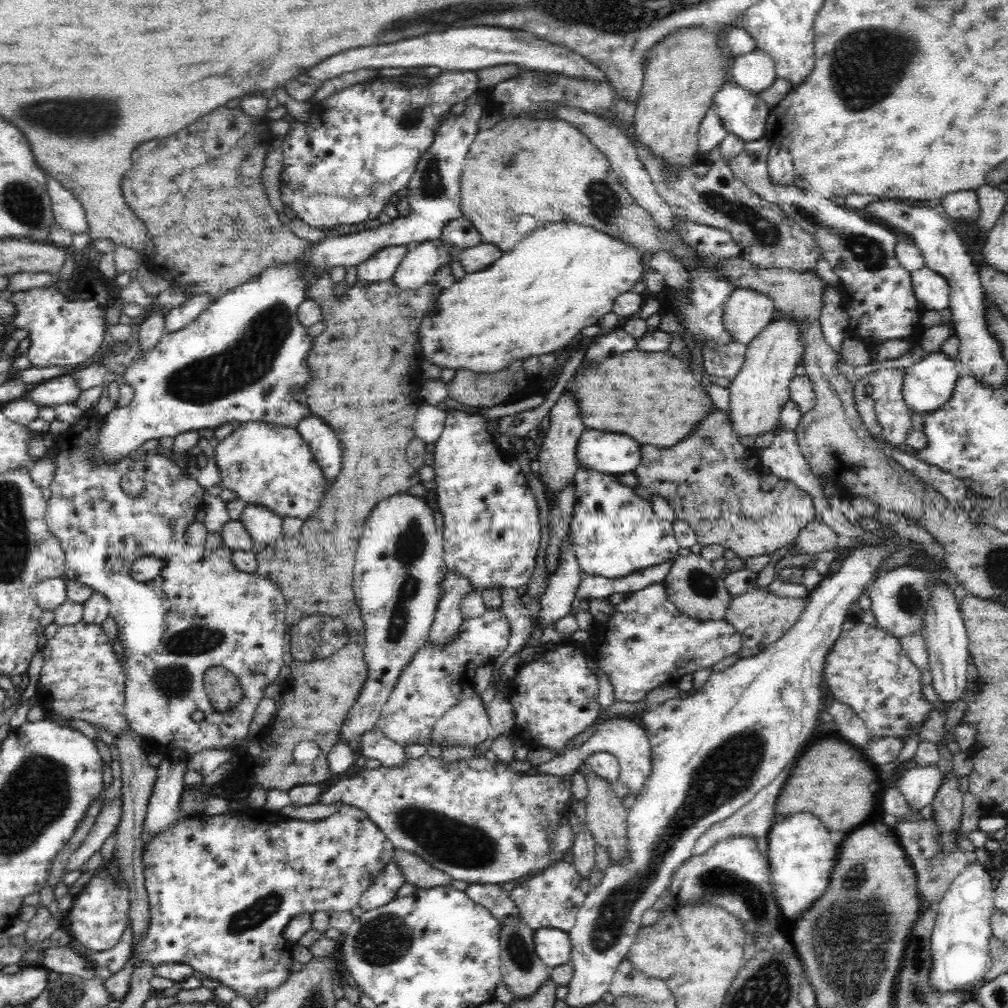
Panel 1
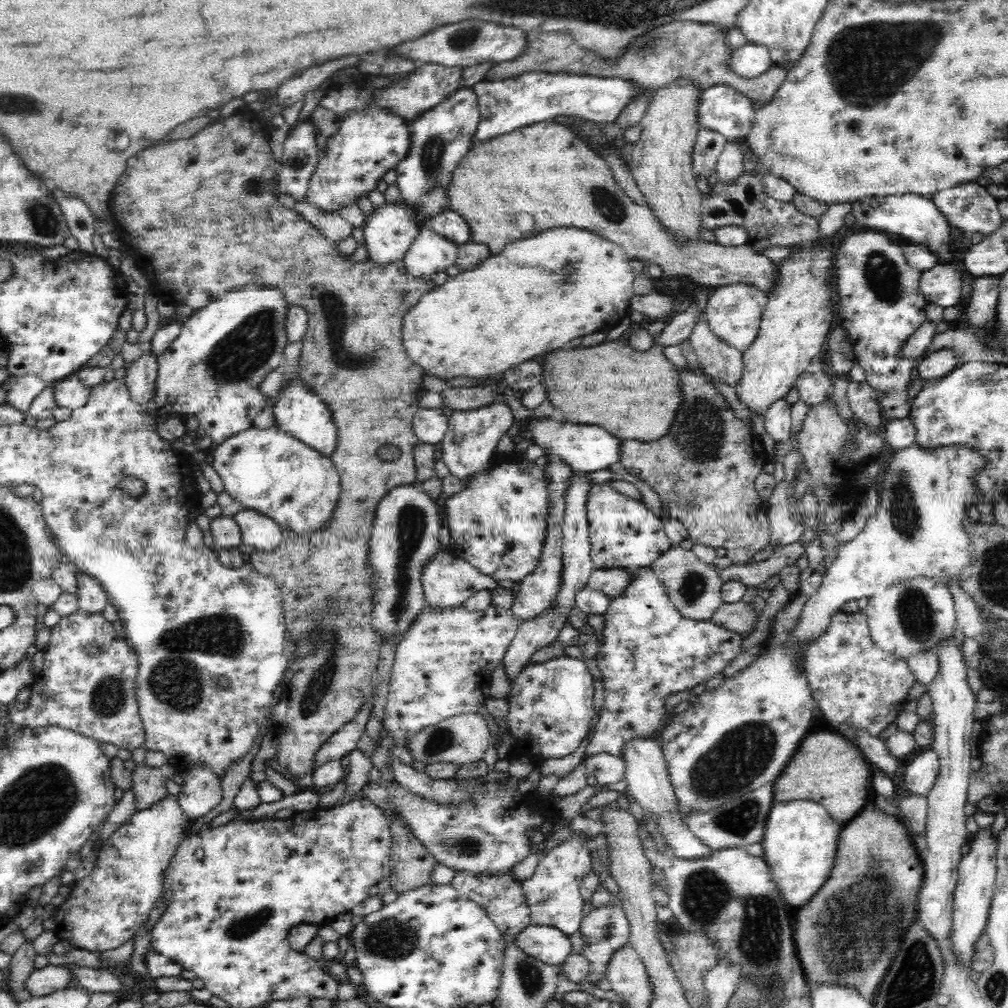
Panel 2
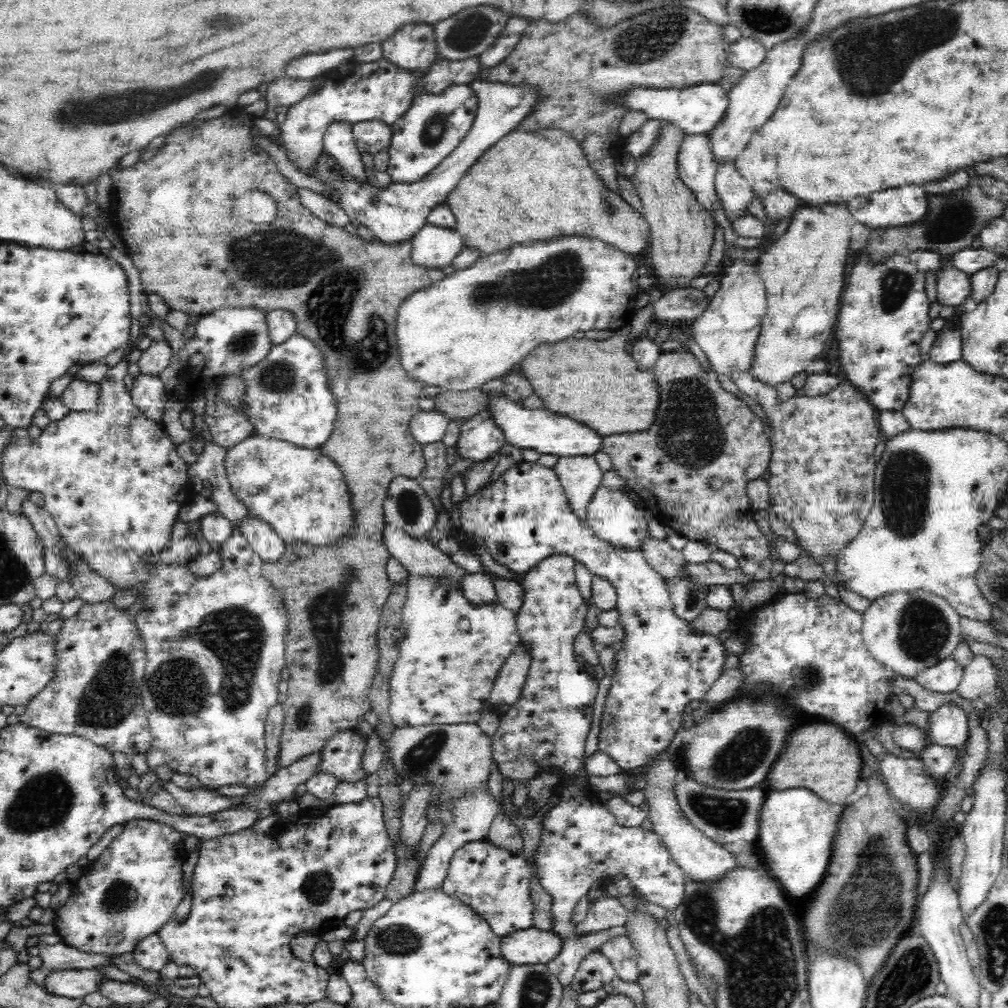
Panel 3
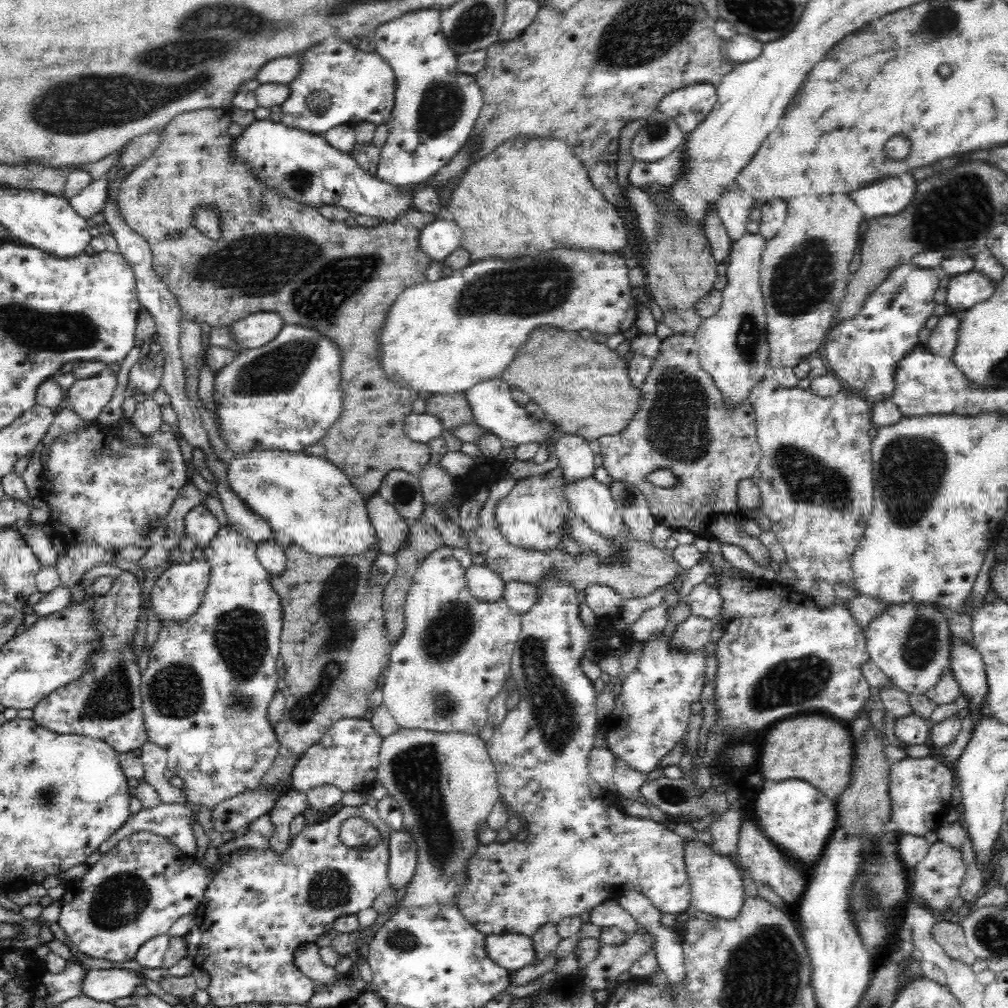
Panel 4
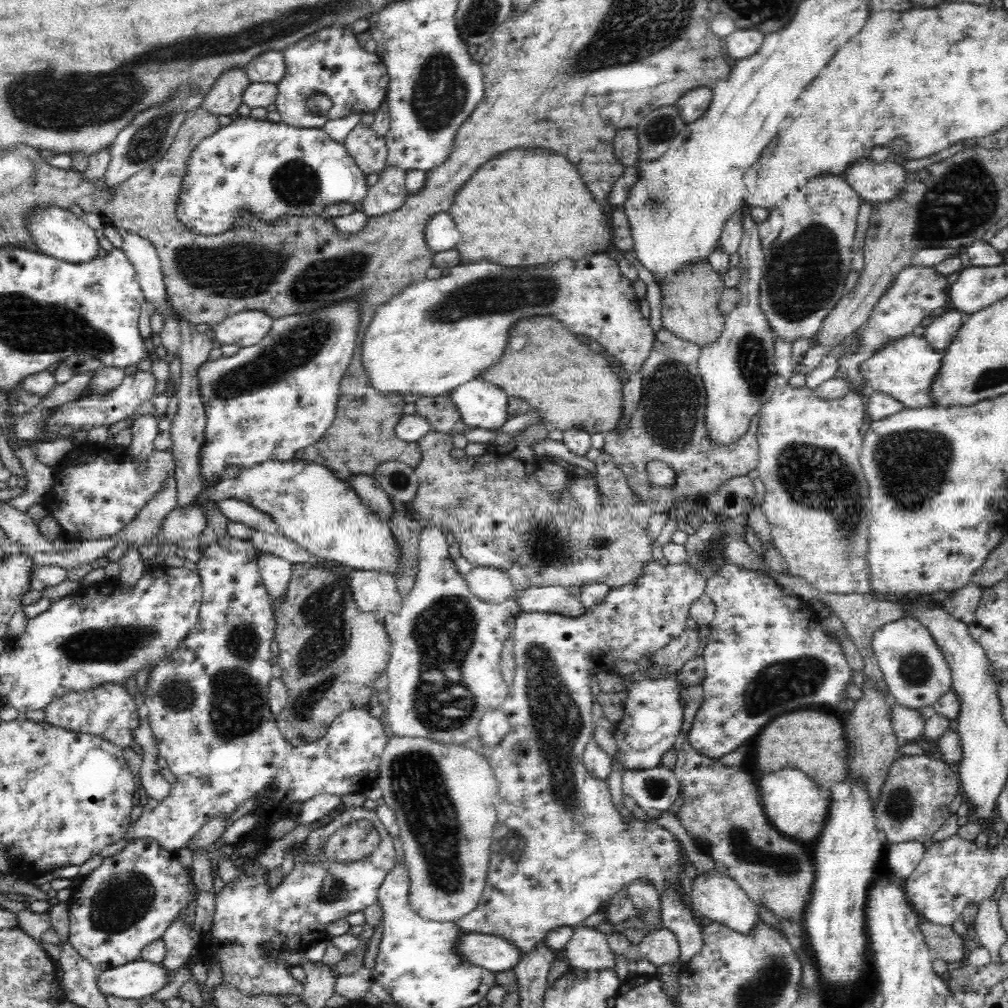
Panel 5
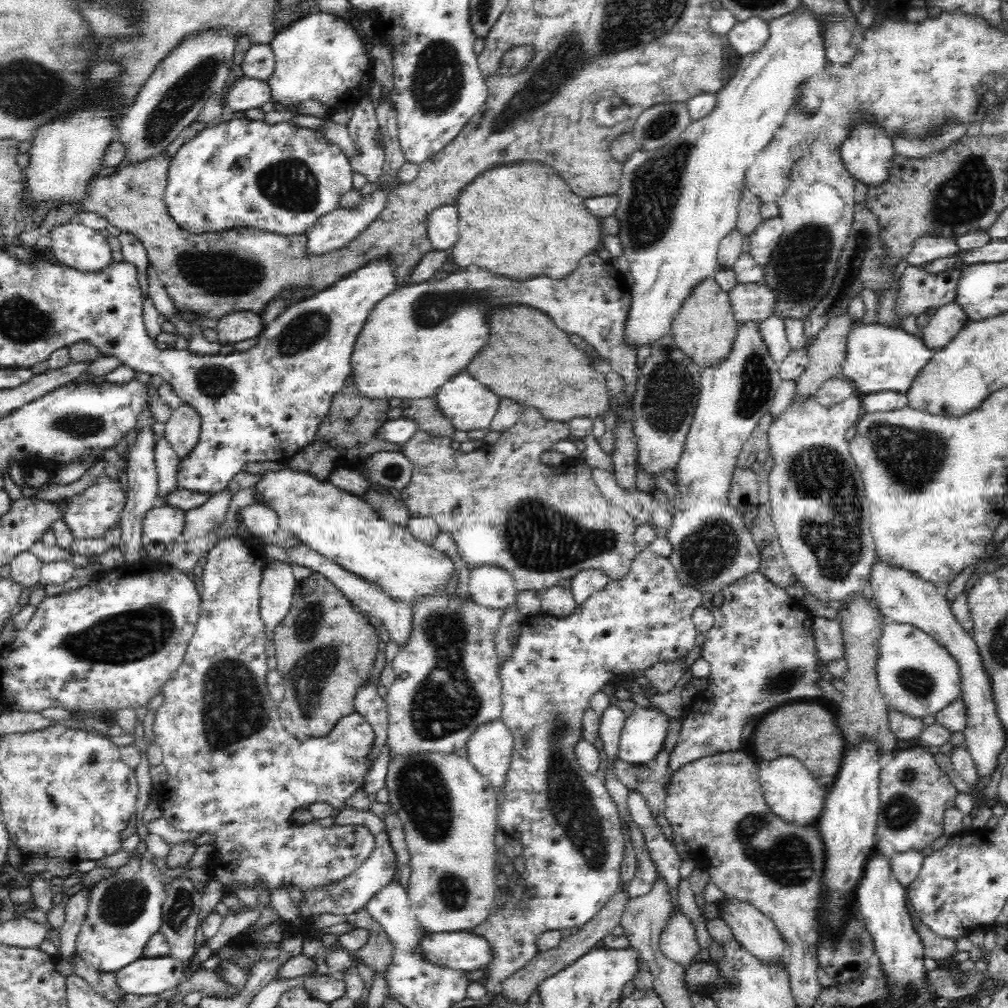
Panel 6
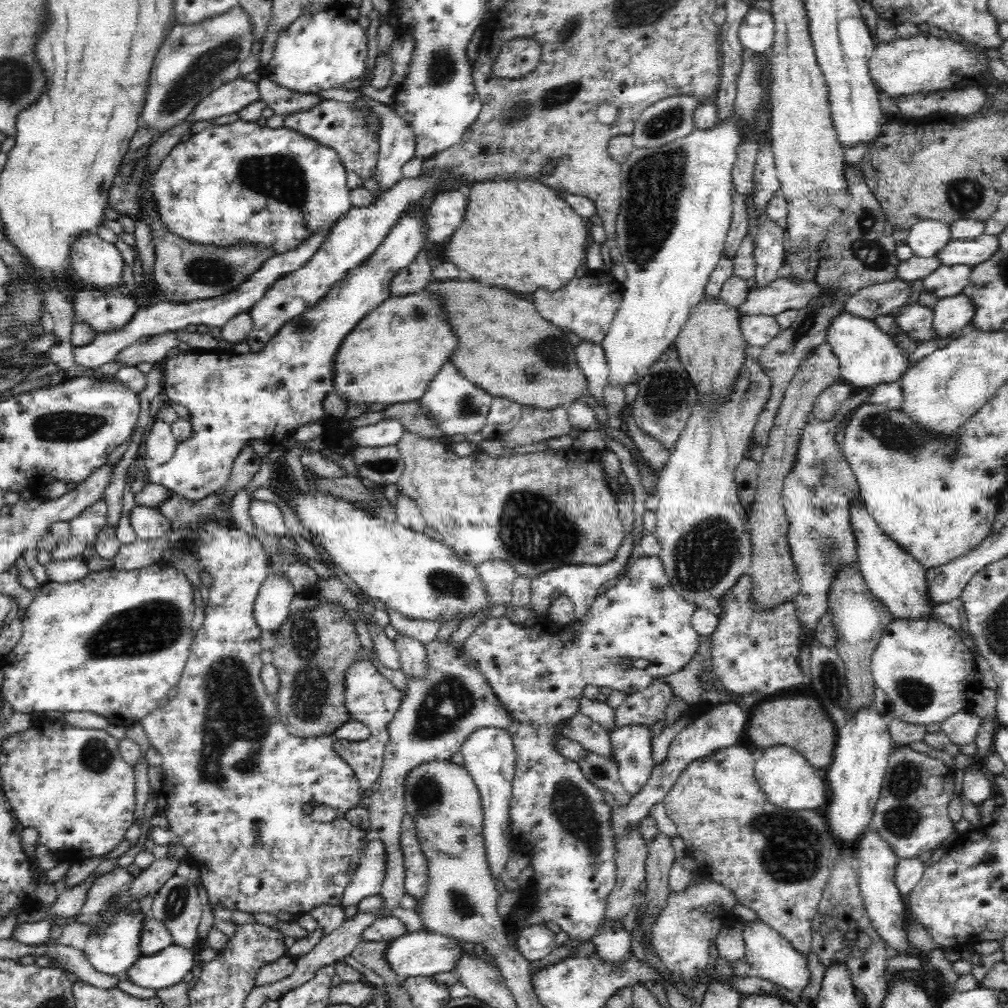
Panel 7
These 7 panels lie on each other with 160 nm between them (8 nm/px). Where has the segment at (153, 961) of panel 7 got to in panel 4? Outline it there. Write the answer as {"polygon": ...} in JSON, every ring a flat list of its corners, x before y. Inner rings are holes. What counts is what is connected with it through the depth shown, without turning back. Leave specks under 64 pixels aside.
{"polygon":[[89,969,81,992,98,1002,114,1003,118,998,136,995,136,987,144,984,145,979,143,973,134,969]]}

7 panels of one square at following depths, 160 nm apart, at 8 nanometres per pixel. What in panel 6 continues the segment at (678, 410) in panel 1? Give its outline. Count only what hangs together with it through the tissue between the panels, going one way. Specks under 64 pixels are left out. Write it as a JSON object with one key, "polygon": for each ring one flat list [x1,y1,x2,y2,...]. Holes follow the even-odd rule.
{"polygon":[[528,306,497,307,487,316,489,342,476,354,466,372,500,397,534,407,544,418,569,422,572,418,603,416,608,410,605,376,593,370,588,352,578,350,544,312]]}

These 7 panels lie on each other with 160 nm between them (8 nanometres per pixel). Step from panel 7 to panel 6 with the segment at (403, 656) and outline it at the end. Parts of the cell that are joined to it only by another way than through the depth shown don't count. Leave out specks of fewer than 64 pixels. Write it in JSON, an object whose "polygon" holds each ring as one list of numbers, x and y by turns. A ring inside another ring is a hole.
{"polygon":[[302,544,294,546,293,548,286,549,288,552,289,560,293,564,300,564,311,568,314,573,322,574,327,580,334,583,334,586,347,598,349,599,359,612,363,612,365,615,374,615,380,618,381,626,388,631,389,638,396,642,398,648,402,648,411,637,412,634,412,621,413,621,413,610,408,605,396,601,388,595,382,593,380,587,364,581,362,578,347,572,339,564,334,561,322,556,315,550,308,548,308,546]]}

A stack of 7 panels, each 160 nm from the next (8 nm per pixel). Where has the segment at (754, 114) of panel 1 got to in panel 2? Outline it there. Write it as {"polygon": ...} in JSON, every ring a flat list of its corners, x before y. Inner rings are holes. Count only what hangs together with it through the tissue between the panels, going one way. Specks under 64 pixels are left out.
{"polygon":[[720,83,702,90,696,108,696,125,720,133,729,142,747,136,754,114,747,96]]}

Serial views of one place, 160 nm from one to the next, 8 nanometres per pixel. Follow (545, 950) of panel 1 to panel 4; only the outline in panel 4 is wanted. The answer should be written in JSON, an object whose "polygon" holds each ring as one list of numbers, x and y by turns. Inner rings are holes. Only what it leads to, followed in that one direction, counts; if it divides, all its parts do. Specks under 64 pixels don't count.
{"polygon":[[486,935,484,947,496,965,511,972,524,968,534,960,532,939,524,935]]}

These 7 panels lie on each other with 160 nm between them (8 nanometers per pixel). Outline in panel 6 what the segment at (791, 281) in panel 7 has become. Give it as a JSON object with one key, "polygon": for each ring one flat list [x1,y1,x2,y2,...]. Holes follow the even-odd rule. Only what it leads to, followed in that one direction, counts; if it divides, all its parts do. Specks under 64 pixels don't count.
{"polygon":[[763,279,754,283,738,283,729,294,736,323,762,323,776,315,776,295]]}

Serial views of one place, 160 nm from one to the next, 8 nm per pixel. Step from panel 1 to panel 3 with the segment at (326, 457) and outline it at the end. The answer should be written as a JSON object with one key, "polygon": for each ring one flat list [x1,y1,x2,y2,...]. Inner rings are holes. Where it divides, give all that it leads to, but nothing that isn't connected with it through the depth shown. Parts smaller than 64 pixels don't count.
{"polygon":[[299,333,288,338,280,345,272,345,267,356,256,366,243,371,242,381,245,384,242,394,242,413,252,422,254,438,280,439,299,447,318,449,332,435,337,417,337,400,328,386,328,371,324,357,317,346]]}

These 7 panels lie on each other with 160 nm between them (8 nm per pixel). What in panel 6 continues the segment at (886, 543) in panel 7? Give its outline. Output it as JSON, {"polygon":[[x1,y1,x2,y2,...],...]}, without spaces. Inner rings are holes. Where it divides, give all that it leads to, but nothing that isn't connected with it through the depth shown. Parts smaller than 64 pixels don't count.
{"polygon":[[875,554,874,562,872,562,871,568,871,581,870,581,870,598,872,599,872,604,881,612,883,616,890,616,894,622,911,624,920,630,926,632,939,642,950,654,953,660,957,662,960,667,961,676,961,699,964,701,966,708,966,718,964,729,964,738,968,740,966,742,966,749,973,757,973,762,978,764,975,766,980,778,988,778,992,774,992,770,996,768,998,764,998,758,1004,744,1006,744,1006,729,1000,723,998,714,996,714,996,703,994,698,992,698,993,690,990,690,990,684,988,684,988,678,986,678,986,672,984,672,984,665,981,660,981,654,979,653,979,648,974,640,973,636,960,626,960,623,956,620,954,613,951,611,951,605,946,601,944,594,940,595,939,590,936,585,932,585,931,582,924,581,920,579,915,573,910,573,910,571,904,571,900,568,895,568,895,566,887,566,883,564,877,558]]}

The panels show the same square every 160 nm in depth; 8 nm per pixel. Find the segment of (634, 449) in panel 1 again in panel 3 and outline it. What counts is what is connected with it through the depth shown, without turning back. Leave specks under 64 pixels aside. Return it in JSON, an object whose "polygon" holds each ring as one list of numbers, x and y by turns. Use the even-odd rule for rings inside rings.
{"polygon":[[486,392,486,409,492,414,499,430,503,432,505,442,520,449,537,450,540,454,554,454,559,457,593,456,601,448,601,436,583,423,566,418,544,408,524,408,520,403,505,394]]}

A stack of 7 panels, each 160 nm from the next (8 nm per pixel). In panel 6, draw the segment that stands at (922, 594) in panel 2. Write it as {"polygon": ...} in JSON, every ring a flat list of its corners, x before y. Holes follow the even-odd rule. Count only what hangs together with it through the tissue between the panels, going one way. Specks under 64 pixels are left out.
{"polygon":[[890,622,880,631,876,674,880,692,891,710,922,719,936,716,946,705,961,698,960,667,932,636,899,622]]}

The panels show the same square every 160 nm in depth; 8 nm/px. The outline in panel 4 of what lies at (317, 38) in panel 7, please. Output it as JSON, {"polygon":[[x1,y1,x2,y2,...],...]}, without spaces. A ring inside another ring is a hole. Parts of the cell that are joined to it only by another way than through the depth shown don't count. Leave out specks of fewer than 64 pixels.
{"polygon":[[340,38,340,42,322,42,320,46,304,49,296,55,296,59,298,74,292,82,288,82,289,97,280,104,282,124,315,134,323,134,338,124,365,121,376,126,388,124,395,103,395,78,391,66,378,53,362,51,358,45]]}

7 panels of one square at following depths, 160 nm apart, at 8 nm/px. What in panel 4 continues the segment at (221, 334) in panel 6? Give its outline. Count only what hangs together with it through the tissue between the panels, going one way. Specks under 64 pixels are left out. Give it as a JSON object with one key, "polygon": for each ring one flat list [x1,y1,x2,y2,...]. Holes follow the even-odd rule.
{"polygon":[[259,311,232,323,231,331,240,350,248,350,274,340,284,324,278,314]]}

